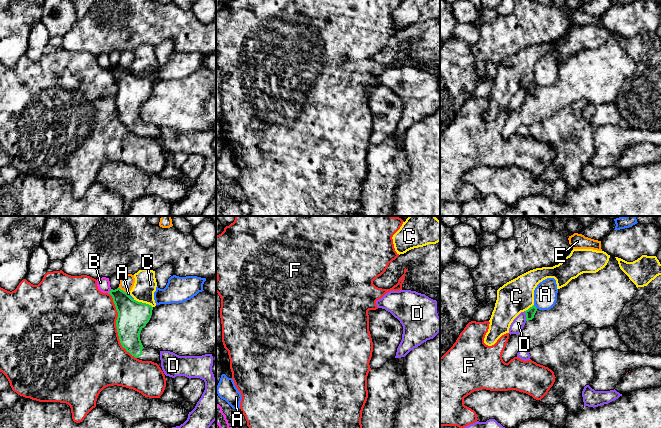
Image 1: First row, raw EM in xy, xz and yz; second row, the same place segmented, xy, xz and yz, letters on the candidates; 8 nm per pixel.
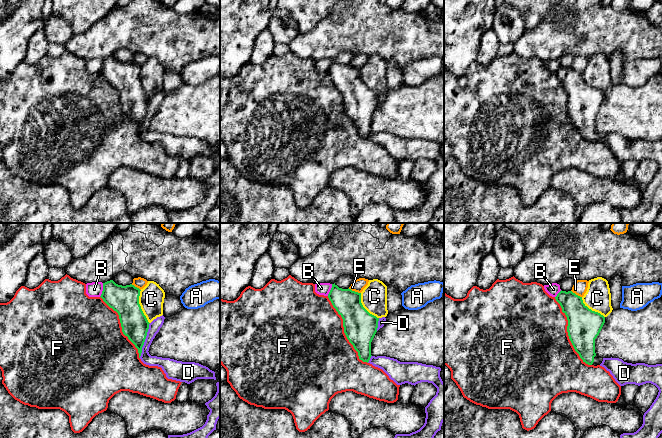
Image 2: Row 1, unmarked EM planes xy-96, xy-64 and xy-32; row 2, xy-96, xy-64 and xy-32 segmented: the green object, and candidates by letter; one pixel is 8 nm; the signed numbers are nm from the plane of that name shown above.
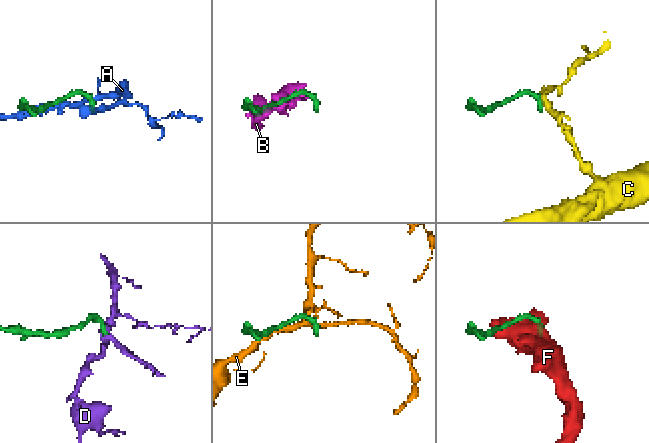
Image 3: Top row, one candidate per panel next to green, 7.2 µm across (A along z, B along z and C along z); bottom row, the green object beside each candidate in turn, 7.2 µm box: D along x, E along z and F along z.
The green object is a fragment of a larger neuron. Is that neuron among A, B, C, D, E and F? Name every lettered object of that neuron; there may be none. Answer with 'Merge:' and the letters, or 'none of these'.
Merge: none of these

